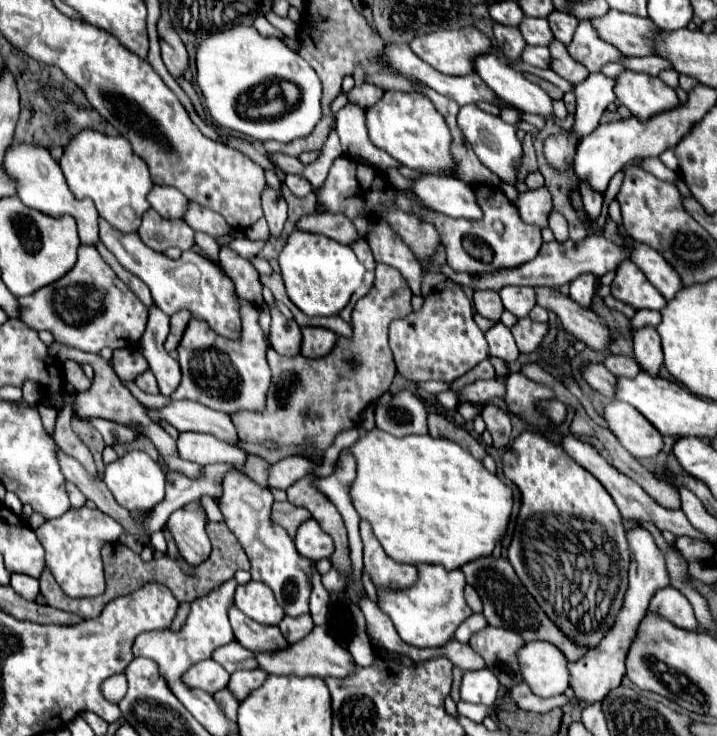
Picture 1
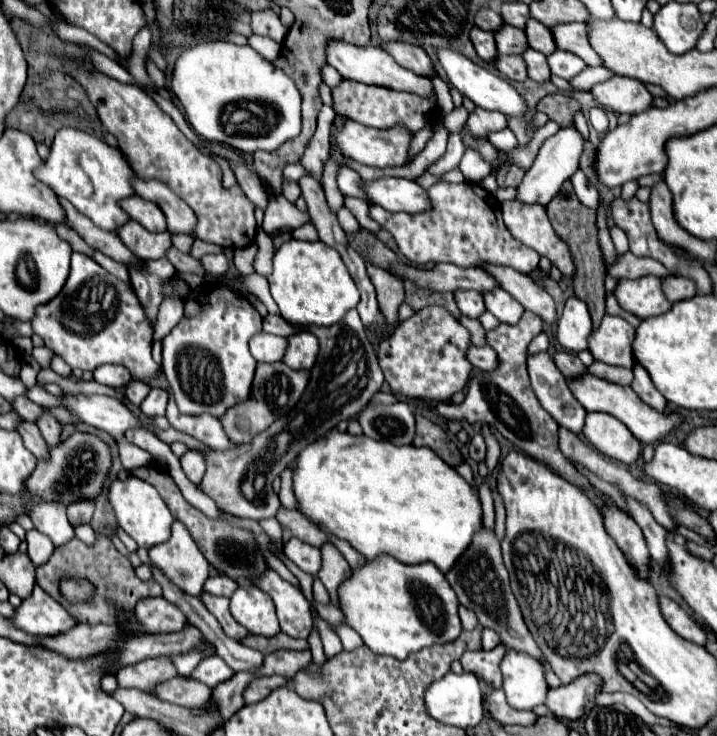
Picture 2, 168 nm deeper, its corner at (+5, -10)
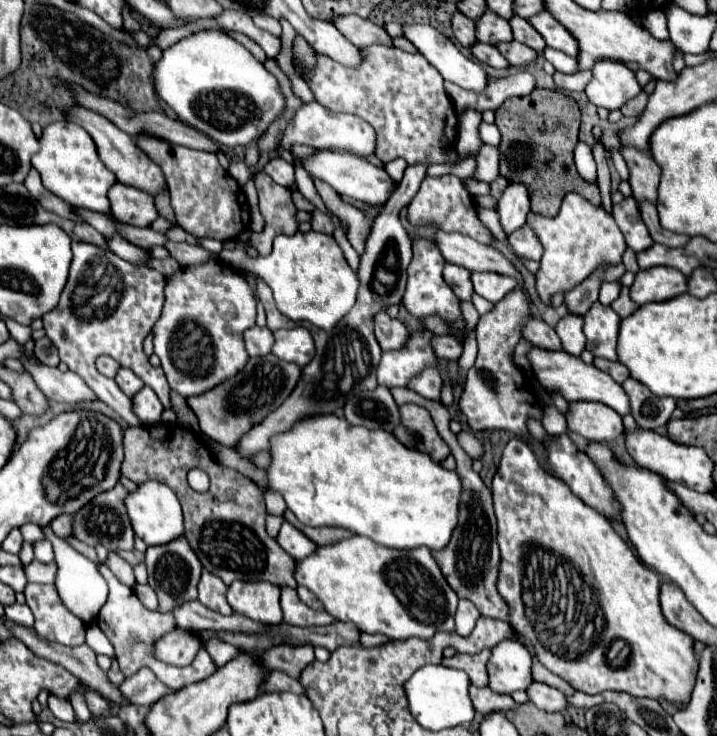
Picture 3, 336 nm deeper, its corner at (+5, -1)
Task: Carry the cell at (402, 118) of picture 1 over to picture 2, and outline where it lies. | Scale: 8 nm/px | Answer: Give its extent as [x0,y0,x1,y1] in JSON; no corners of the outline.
[331,122,413,168]

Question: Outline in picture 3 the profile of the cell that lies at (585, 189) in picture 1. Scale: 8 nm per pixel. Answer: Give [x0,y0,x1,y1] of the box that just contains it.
[575,143,597,181]

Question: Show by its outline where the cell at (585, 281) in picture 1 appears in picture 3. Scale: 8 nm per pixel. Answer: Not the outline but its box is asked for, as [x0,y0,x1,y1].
[555,313,585,357]

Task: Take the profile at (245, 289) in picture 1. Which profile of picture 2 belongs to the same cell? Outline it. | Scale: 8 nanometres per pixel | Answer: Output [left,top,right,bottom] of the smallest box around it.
[201,254,229,276]

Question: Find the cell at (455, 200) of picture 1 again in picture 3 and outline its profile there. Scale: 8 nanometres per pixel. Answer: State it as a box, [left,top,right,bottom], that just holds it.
[301,149,393,205]

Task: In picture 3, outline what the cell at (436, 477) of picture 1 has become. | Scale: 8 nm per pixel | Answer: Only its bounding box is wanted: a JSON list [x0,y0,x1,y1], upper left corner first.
[265,413,461,549]

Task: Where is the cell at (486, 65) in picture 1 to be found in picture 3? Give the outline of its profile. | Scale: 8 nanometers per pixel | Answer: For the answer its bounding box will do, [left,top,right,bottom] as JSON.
[403,23,487,91]

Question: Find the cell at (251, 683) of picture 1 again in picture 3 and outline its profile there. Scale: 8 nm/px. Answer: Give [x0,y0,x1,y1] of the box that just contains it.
[261,671,305,695]

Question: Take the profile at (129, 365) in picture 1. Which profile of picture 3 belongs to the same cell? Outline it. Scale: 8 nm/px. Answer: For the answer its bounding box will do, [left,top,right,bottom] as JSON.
[95,357,119,377]

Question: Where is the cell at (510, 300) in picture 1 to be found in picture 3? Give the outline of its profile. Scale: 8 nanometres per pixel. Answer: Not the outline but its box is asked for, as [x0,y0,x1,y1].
[471,273,517,303]

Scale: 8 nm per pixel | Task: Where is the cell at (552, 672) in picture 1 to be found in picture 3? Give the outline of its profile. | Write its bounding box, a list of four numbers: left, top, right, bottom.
[487,639,533,695]

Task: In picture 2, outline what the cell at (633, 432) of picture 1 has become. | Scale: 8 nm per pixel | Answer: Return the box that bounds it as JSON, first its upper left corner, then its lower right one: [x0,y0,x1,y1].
[583,412,641,464]

